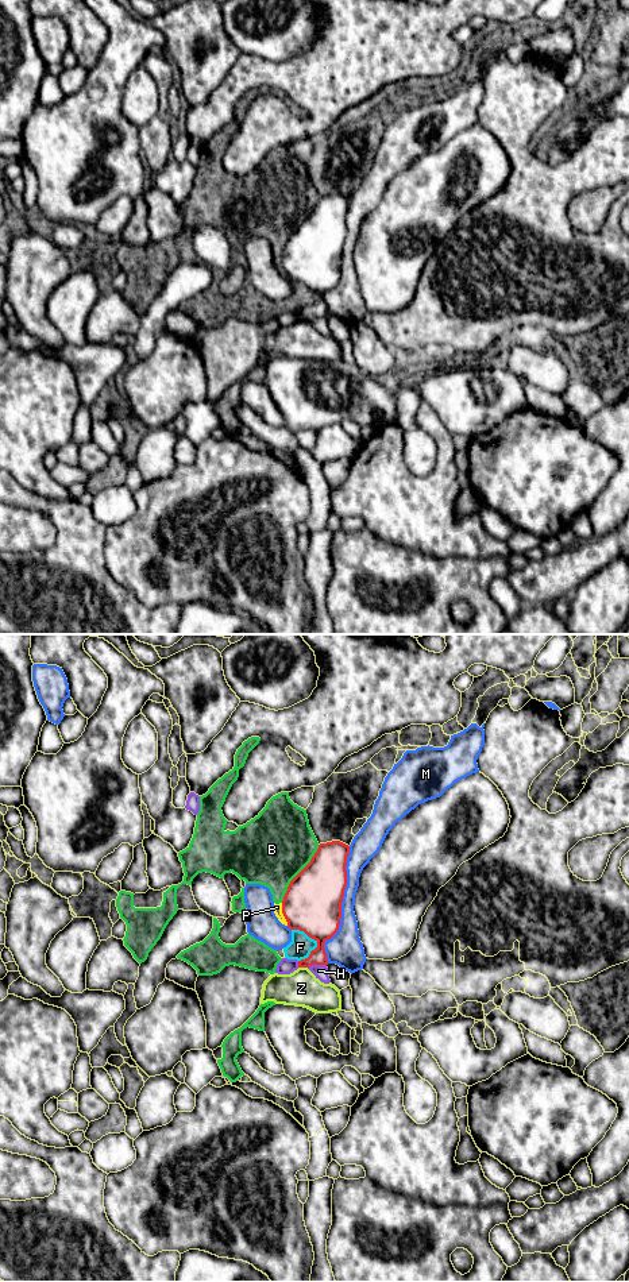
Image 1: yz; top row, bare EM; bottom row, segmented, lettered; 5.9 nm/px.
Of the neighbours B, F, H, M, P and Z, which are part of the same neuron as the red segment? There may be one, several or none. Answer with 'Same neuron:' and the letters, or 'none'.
Same neuron: none

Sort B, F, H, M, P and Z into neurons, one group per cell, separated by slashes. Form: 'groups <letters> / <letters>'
groups B F P / H / M / Z

